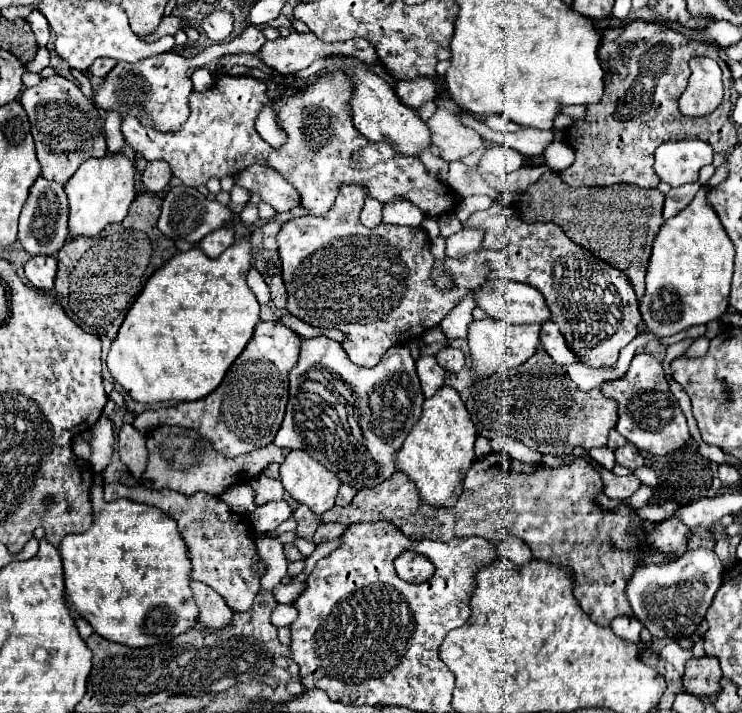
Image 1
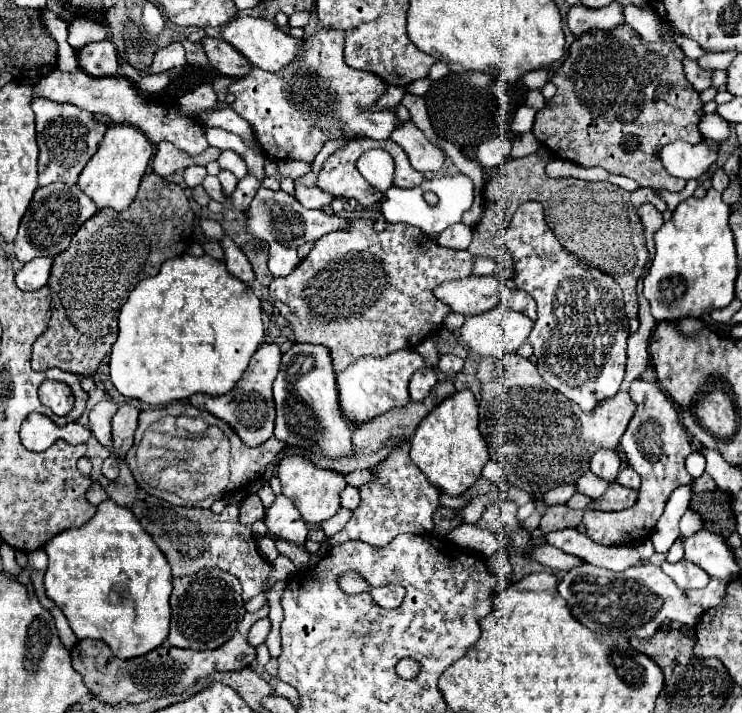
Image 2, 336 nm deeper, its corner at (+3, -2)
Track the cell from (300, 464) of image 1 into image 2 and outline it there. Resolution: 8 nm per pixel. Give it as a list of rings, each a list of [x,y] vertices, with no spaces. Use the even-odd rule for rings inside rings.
[[[285,455],[277,465],[277,477],[283,487],[283,495],[293,501],[293,505],[299,509],[303,521],[307,523],[321,523],[325,519],[331,519],[339,505],[339,493],[347,487],[347,481],[341,473],[333,469],[319,469],[309,459],[299,455]]]

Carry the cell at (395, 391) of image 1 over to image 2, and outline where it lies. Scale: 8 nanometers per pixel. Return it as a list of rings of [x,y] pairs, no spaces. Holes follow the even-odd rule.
[[[293,343],[293,347],[283,353],[281,371],[273,383],[273,399],[277,407],[275,437],[289,447],[299,449],[319,449],[327,451],[329,459],[343,459],[355,455],[355,445],[351,441],[353,431],[359,427],[353,421],[343,419],[337,391],[337,373],[333,371],[331,353],[323,345]],[[305,357],[313,357],[315,365],[311,371],[303,371],[301,365]]]

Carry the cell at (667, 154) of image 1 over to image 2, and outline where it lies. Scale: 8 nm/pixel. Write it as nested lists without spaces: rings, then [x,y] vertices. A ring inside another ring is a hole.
[[[673,141],[665,145],[659,153],[663,167],[679,179],[699,179],[715,163],[717,153],[713,153],[705,141],[691,145],[685,141]]]

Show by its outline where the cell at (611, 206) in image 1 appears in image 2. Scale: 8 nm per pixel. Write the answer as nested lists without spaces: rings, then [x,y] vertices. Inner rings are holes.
[[[527,155],[521,159],[511,159],[503,165],[503,171],[487,183],[483,191],[485,211],[477,227],[473,229],[473,241],[469,251],[475,257],[488,257],[497,263],[495,277],[499,281],[509,281],[513,277],[510,253],[505,247],[504,237],[513,213],[525,201],[539,201],[545,209],[545,221],[559,237],[563,245],[581,261],[591,263],[595,269],[611,275],[623,289],[625,313],[629,319],[637,317],[637,279],[641,277],[649,253],[643,237],[643,223],[637,215],[637,209],[649,201],[657,203],[659,197],[653,189],[635,189],[623,191],[617,185],[607,181],[583,181],[583,179],[551,179],[545,175],[547,161],[541,161],[535,155]]]

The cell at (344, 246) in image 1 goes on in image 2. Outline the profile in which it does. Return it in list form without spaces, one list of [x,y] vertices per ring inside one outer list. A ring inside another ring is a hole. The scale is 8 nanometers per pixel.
[[[349,219],[347,229],[327,233],[315,241],[297,269],[287,277],[275,277],[269,285],[269,295],[295,333],[295,341],[329,347],[335,373],[341,373],[365,355],[381,359],[401,349],[415,349],[423,339],[437,333],[451,307],[435,299],[435,287],[447,279],[463,279],[473,271],[475,261],[469,251],[445,249],[411,225],[387,223],[383,231],[375,231],[373,223],[373,219]]]

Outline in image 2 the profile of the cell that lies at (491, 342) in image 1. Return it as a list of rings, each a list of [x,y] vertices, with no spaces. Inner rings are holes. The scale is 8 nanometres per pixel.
[[[501,303],[487,313],[465,317],[465,323],[459,329],[459,335],[461,335],[461,341],[473,353],[477,353],[481,357],[501,357],[501,355],[517,353],[519,345],[523,345],[525,339],[529,337],[531,329],[533,329],[533,321],[527,315],[513,311],[507,303]]]

